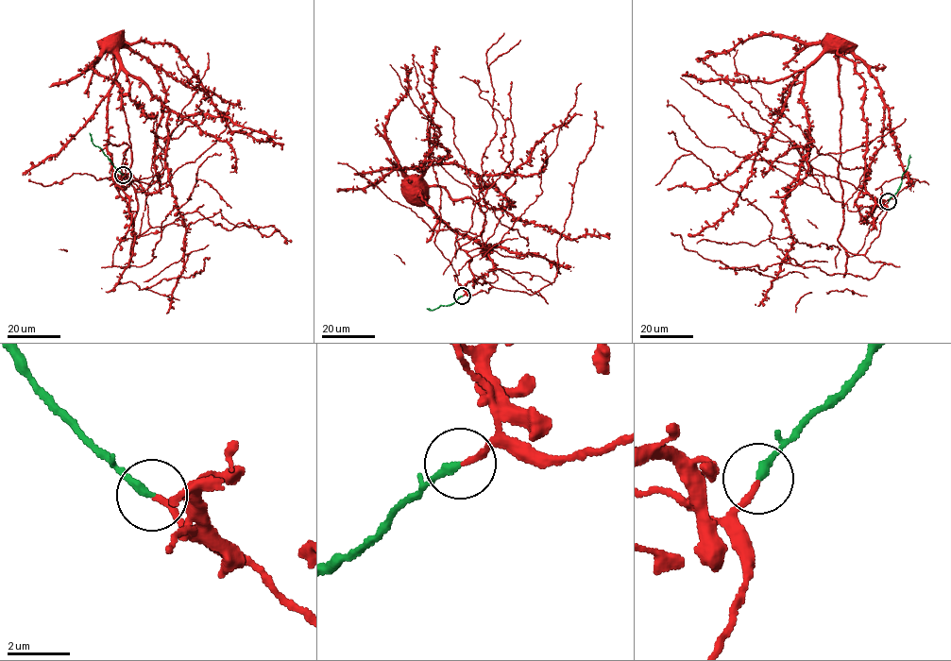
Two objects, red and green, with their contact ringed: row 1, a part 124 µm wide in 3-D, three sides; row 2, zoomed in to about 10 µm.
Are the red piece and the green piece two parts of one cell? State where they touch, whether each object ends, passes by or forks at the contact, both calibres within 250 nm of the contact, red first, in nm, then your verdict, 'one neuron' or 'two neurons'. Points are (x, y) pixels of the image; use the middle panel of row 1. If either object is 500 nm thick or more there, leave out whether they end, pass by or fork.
place (462, 296); red ends; green ends; calibres 200 and 280 nm; one neuron

